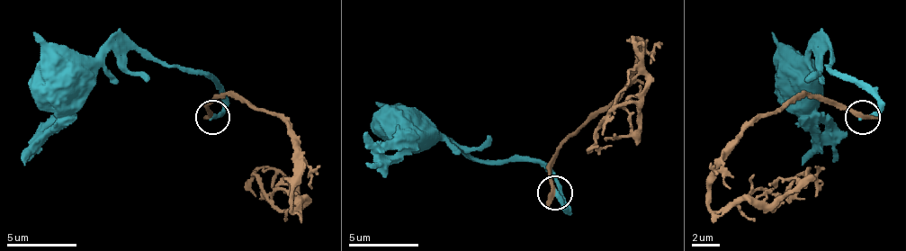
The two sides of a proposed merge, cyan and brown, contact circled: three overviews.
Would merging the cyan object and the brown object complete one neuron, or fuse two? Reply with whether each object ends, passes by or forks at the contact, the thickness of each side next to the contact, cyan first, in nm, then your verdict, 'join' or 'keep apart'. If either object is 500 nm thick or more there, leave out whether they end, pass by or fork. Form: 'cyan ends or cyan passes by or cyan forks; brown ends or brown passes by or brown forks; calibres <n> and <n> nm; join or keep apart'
cyan ends; brown ends; calibres 340 and 440 nm; keep apart

